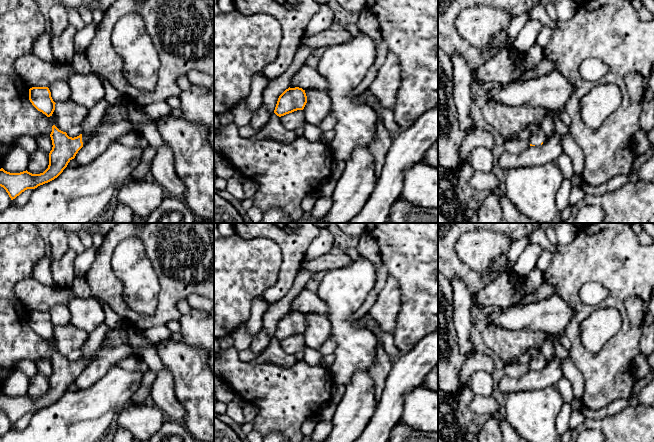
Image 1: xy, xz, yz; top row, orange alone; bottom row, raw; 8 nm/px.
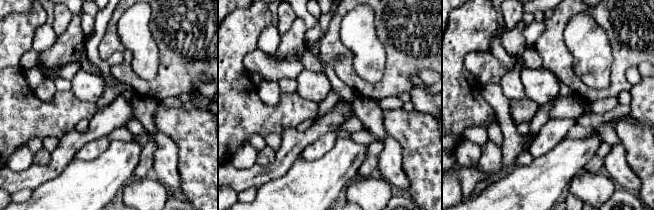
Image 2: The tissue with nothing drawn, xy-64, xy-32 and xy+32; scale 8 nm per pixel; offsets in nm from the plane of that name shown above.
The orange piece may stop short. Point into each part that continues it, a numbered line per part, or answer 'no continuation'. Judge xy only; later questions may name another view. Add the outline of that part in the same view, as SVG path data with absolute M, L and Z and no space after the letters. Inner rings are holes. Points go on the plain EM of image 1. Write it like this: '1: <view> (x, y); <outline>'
1: xy (85, 360); M94 353L93 355L90 355L90 356L87 356L87 357L83 357L83 358L82 358L82 366L83 366L83 369L86 367L87 363L88 363L89 361L91 361L92 359L94 359L95 354L96 354L96 353Z

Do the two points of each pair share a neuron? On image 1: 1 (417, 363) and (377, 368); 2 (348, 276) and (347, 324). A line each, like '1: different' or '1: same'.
1: different
2: same

